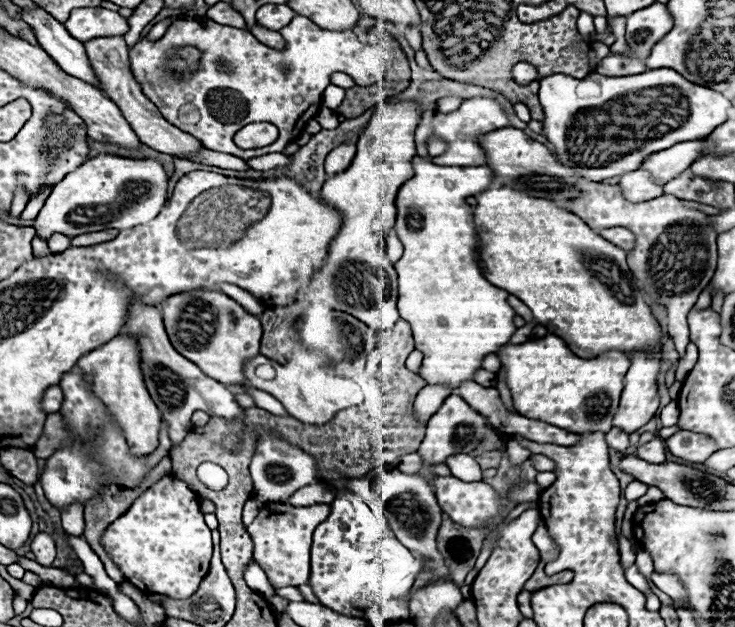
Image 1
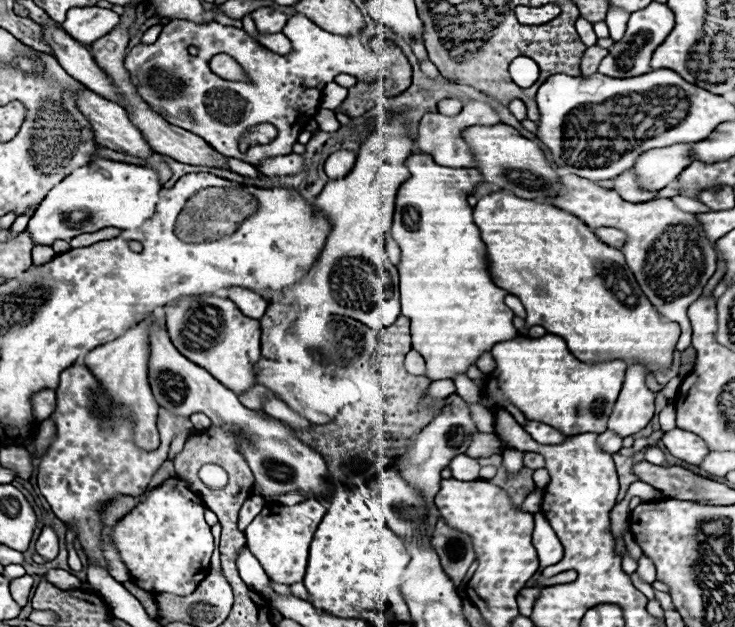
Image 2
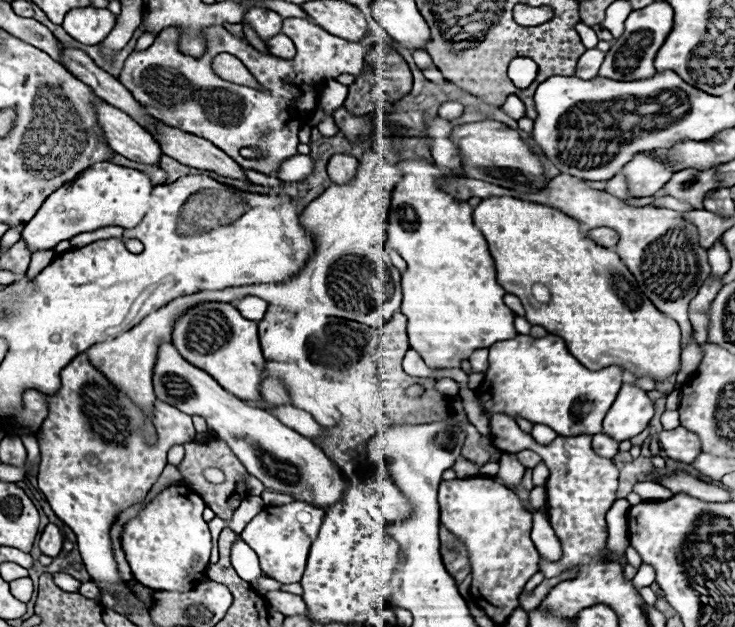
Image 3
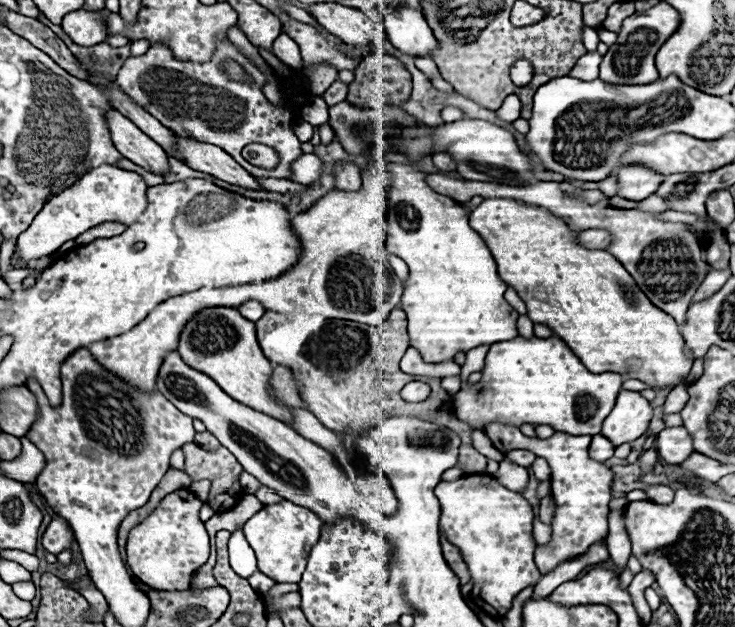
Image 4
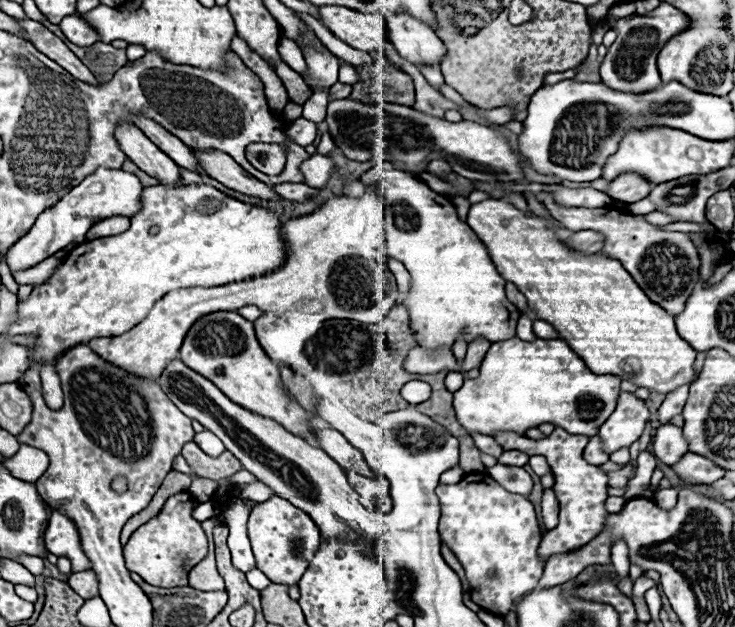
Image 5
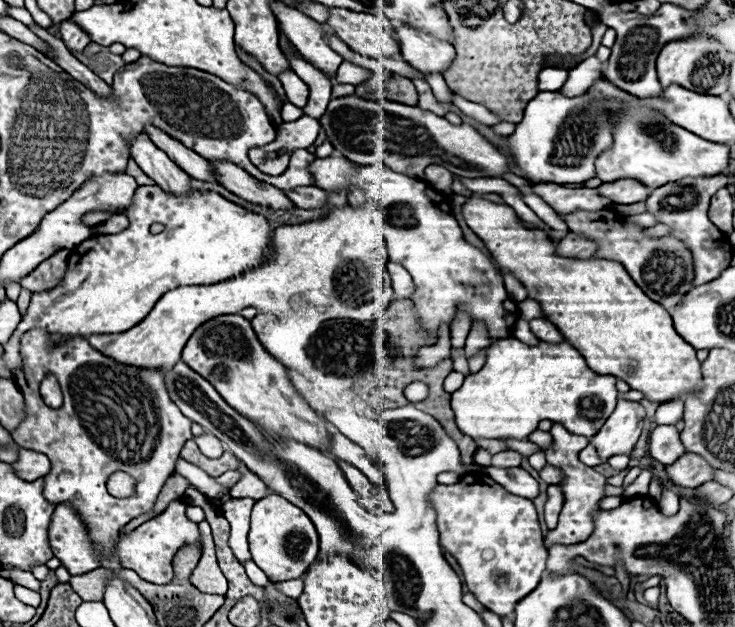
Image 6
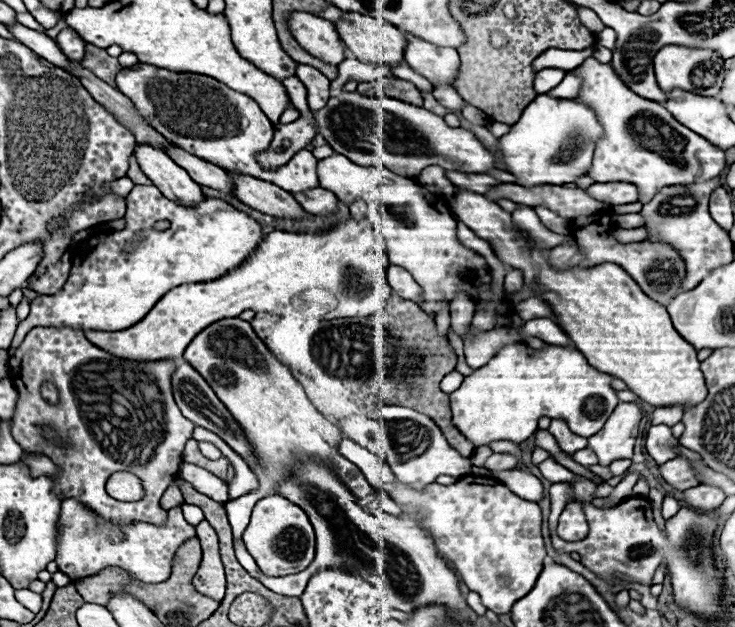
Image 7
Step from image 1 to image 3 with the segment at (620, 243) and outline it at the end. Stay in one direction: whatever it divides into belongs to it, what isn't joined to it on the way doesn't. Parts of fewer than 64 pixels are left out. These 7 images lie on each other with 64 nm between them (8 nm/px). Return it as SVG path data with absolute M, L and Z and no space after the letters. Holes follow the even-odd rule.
M594 228L588 234L596 244L606 248L614 248L618 244L618 232L614 232L612 228Z

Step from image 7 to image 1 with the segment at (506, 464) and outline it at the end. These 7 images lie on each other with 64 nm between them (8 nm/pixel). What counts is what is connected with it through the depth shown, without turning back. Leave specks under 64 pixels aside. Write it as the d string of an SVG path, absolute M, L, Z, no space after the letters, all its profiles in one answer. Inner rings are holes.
M532 454L530 458L532 458L532 462L534 462L534 468L540 470L540 472L554 472L554 470L556 470L556 464L554 464L550 458L542 456L542 454Z

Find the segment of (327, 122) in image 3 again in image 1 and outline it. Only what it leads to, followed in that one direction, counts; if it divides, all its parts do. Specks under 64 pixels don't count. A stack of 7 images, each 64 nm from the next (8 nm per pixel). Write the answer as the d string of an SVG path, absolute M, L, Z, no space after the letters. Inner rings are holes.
M320 108L320 112L318 112L318 116L316 116L316 120L320 122L320 126L322 128L326 128L326 130L334 130L334 128L338 128L338 116L336 116L336 112L334 110L330 110L330 108Z

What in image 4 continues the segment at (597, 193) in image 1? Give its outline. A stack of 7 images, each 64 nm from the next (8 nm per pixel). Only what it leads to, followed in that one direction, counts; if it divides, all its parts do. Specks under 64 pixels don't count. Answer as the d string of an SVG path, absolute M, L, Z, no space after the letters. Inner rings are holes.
M442 174L426 176L426 182L440 194L448 194L458 202L468 202L472 196L498 196L498 198L514 198L526 204L542 206L560 216L570 224L572 230L582 232L588 228L606 228L612 234L612 244L608 248L624 268L634 276L640 290L656 304L660 310L670 314L680 326L686 322L686 310L690 306L692 296L700 288L702 280L708 274L708 264L702 254L702 248L694 236L682 222L664 222L658 218L660 212L642 212L642 210L624 210L614 208L610 198L590 204L576 198L582 190L572 186L568 180L562 182L538 182L522 188L492 184L492 182L476 182L476 180L456 180Z

